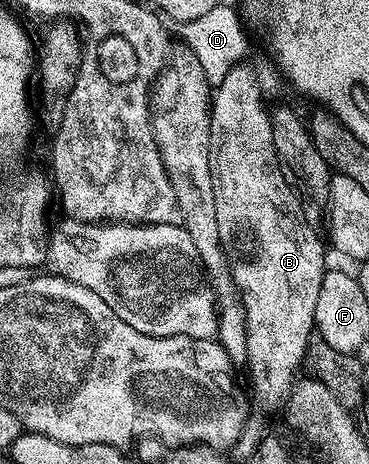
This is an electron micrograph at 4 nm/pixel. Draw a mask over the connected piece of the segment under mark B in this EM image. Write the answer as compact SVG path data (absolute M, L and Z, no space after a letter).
M242 61L230 68L225 79L214 88L210 96L211 105L211 144L209 145L209 165L213 177L213 202L217 208L217 230L221 233L221 245L225 249L225 257L231 266L233 277L239 296L245 309L245 321L247 322L247 362L246 368L251 369L251 381L255 385L255 391L267 403L282 404L286 400L293 384L296 382L295 370L301 367L307 354L307 343L313 337L315 331L315 310L317 309L317 296L321 293L321 281L325 264L323 264L323 243L319 240L316 228L307 220L303 212L303 206L299 204L299 197L293 193L293 189L285 181L285 177L279 168L277 153L273 149L273 129L268 108L263 108L263 95L259 92L259 79L255 71L247 61Z

